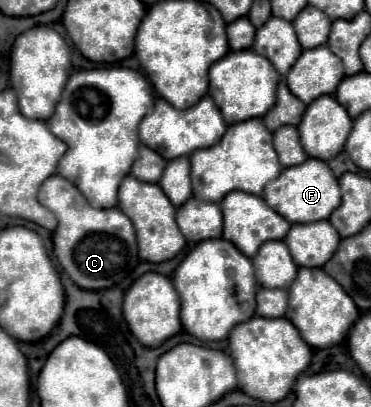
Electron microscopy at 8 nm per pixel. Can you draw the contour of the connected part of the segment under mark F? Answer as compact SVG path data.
M308 158L298 166L284 168L282 174L266 186L264 200L290 224L304 224L330 218L330 212L334 212L334 208L338 208L338 204L342 202L342 194L340 184L332 174L332 170L326 166L326 162Z

